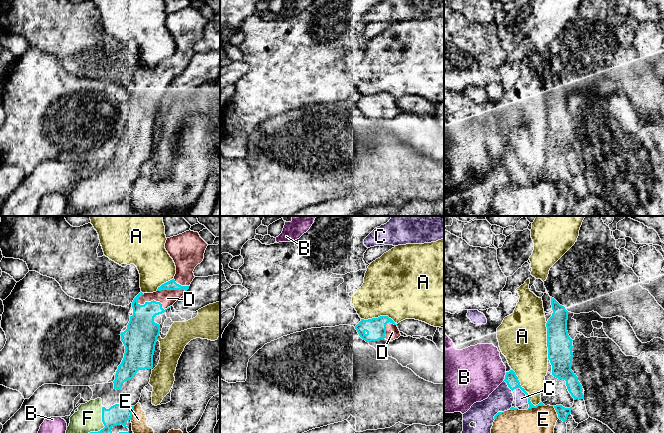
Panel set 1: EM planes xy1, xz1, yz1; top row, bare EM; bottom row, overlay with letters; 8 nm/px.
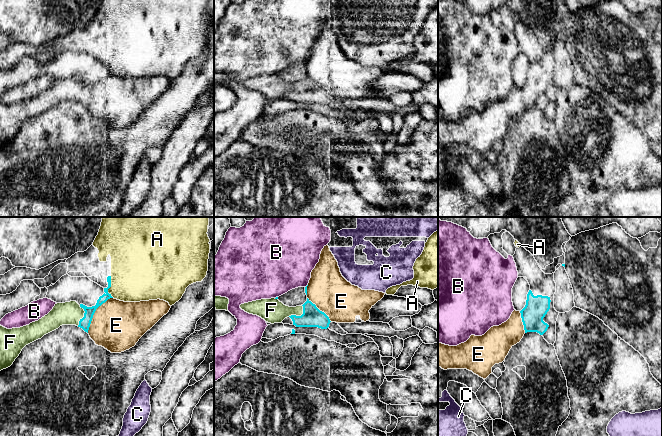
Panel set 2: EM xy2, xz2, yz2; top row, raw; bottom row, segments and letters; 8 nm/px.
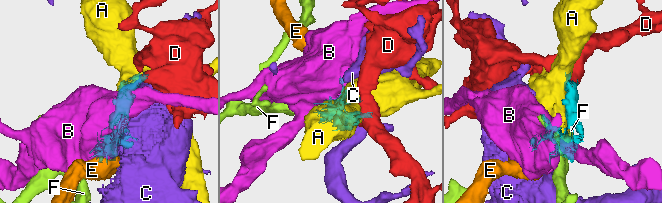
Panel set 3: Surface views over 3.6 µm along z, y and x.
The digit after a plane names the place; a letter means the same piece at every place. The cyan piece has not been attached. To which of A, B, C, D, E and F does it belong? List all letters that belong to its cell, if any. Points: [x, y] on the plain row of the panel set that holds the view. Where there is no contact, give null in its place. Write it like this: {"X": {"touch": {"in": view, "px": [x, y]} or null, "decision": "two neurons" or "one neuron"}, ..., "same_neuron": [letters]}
{"A": {"touch": {"in": "yz1", "px": [524, 165]}, "decision": "two neurons"}, "B": {"touch": {"in": "yz1", "px": [505, 152]}, "decision": "two neurons"}, "C": {"touch": {"in": "yz1", "px": [525, 169]}, "decision": "two neurons"}, "D": {"touch": {"in": "xy1", "px": [153, 76]}, "decision": "one neuron"}, "E": {"touch": {"in": "xy2", "px": [94, 88]}, "decision": "two neurons"}, "F": {"touch": {"in": "xy1", "px": [103, 199]}, "decision": "one neuron"}, "same_neuron": ["D", "F"]}

